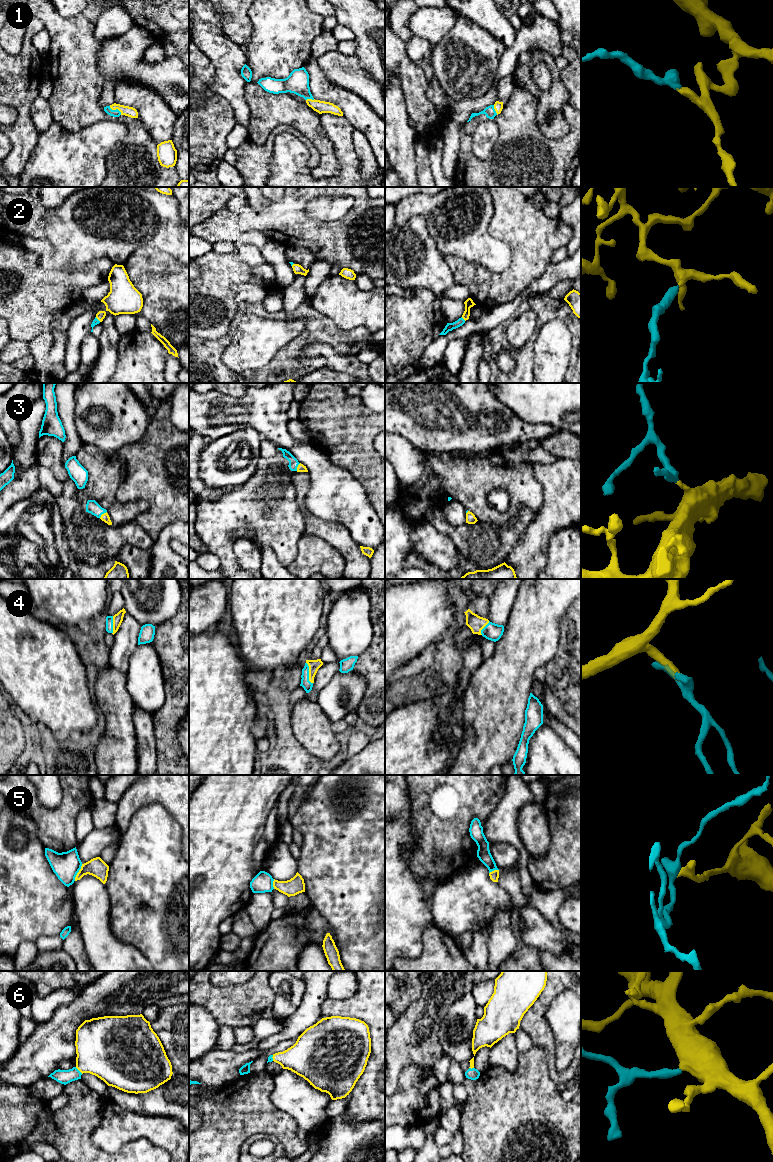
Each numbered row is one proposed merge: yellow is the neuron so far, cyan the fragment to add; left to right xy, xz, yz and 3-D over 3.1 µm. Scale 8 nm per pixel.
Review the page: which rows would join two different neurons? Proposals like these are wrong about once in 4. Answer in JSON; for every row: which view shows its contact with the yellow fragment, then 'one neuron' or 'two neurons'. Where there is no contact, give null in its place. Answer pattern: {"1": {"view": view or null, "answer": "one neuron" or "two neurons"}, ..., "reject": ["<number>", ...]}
{"1": {"view": "xy", "answer": "one neuron"}, "2": {"view": "yz", "answer": "one neuron"}, "3": {"view": "xy", "answer": "one neuron"}, "4": {"view": "xz", "answer": "one neuron"}, "5": {"view": "xy", "answer": "two neurons"}, "6": {"view": "xy", "answer": "one neuron"}, "reject": ["5"]}

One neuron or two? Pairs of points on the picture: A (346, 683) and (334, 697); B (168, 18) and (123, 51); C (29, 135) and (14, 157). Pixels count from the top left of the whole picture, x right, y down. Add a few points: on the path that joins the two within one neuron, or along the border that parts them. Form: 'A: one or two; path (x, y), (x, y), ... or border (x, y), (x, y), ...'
A: one; path (343, 686), (337, 694)
B: two; border (135, 24), (143, 27), (153, 40)
C: one; path (24, 140), (19, 152)

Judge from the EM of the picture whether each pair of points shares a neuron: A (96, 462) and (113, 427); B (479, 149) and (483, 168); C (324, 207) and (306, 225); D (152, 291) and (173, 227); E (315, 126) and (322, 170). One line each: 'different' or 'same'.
A: different
B: different
C: different
D: different
E: same

